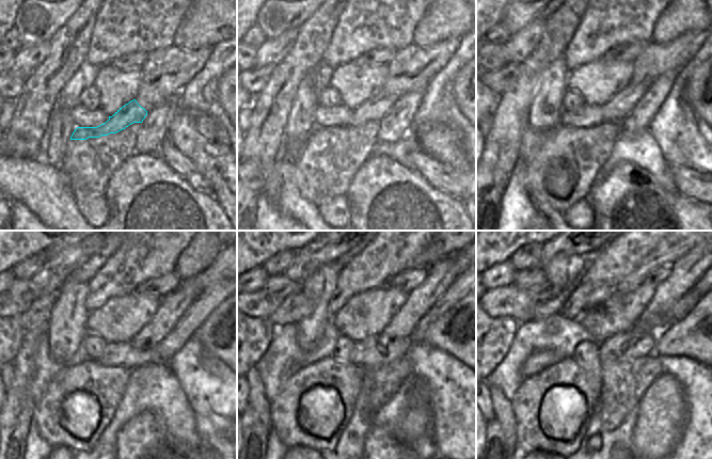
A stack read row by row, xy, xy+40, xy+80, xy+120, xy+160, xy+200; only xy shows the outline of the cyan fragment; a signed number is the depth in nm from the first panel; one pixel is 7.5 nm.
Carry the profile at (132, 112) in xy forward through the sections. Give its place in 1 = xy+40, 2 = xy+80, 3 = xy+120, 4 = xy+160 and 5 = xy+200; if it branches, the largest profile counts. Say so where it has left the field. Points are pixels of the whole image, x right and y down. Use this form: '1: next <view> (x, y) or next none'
1: next xy+40 (376, 108)
2: next xy+80 (620, 105)
3: next xy+120 (161, 323)
4: next xy+160 (402, 323)
5: next xy+200 (652, 322)

